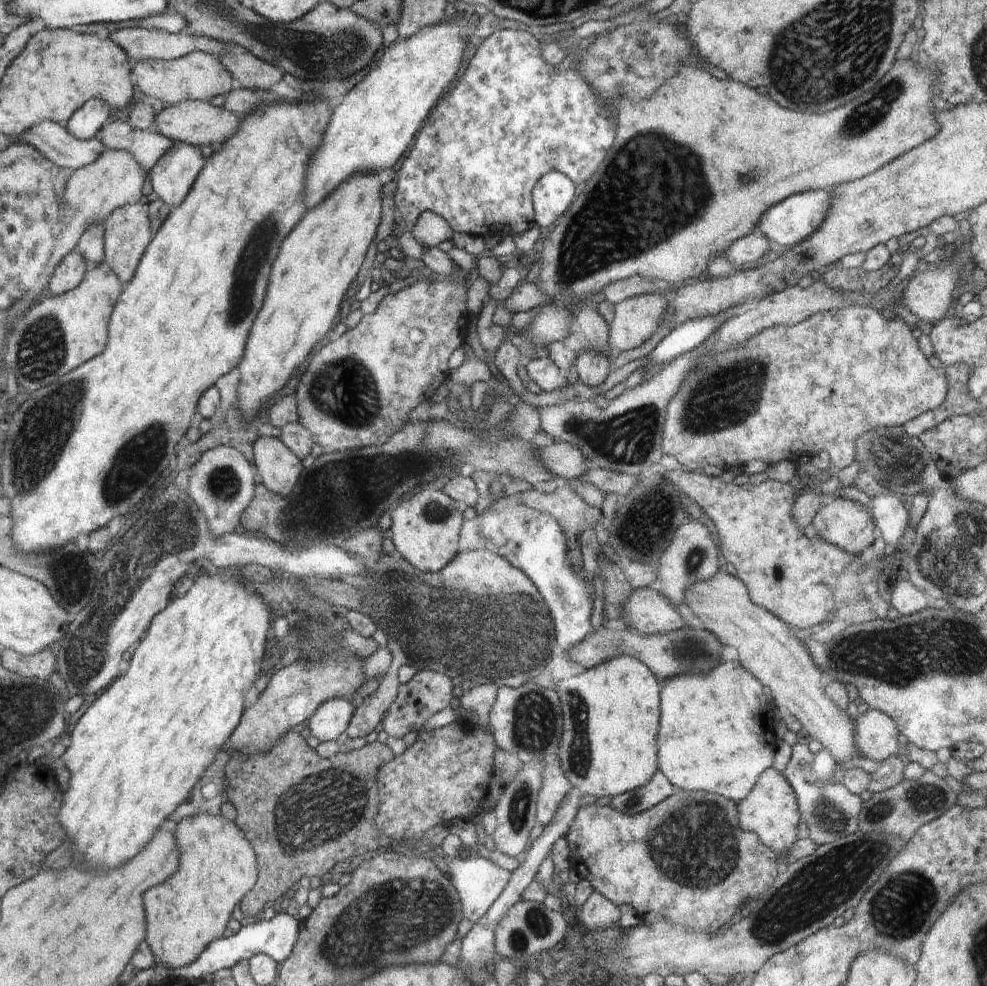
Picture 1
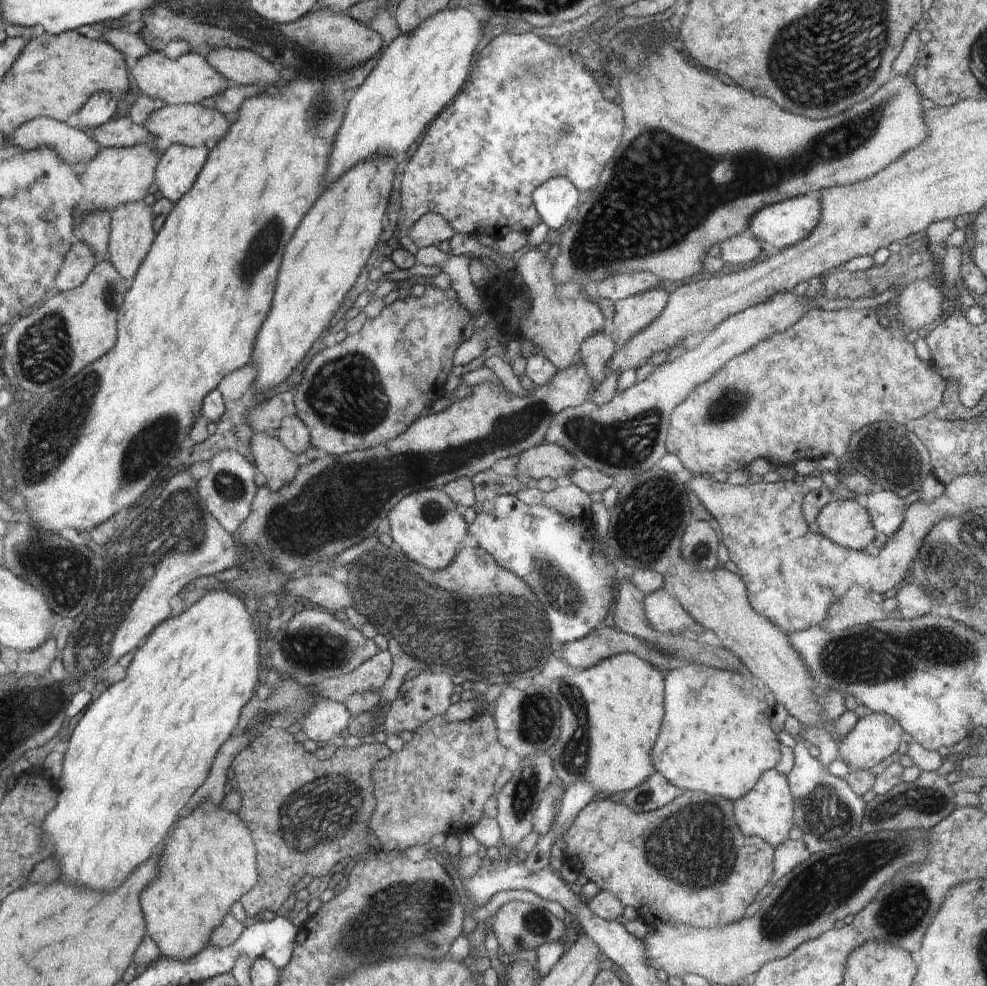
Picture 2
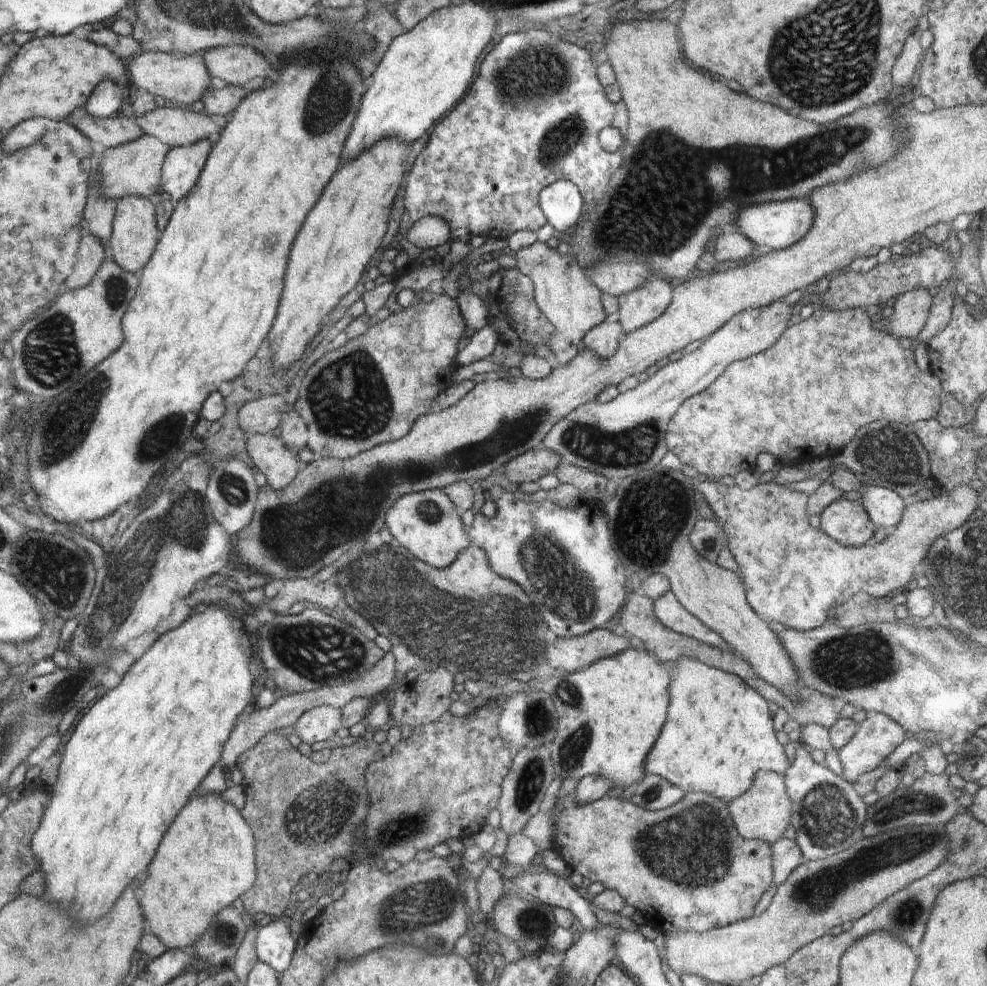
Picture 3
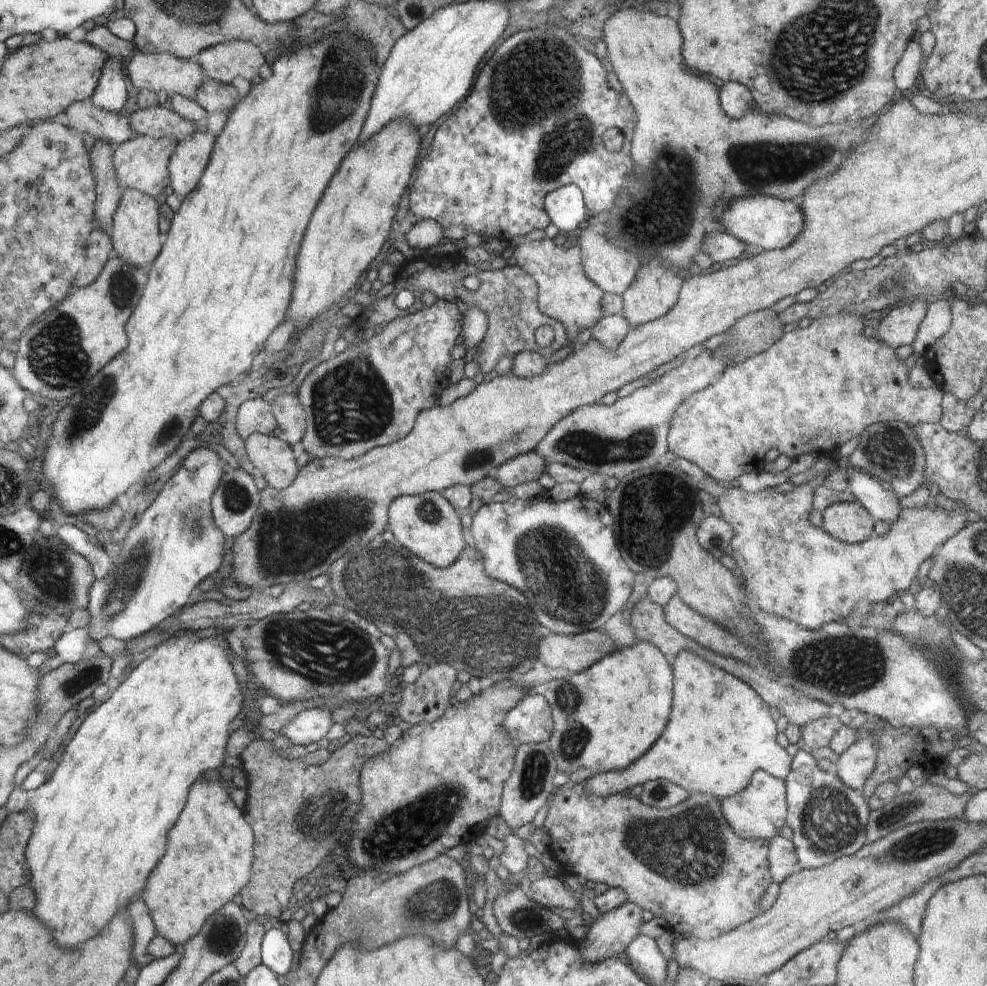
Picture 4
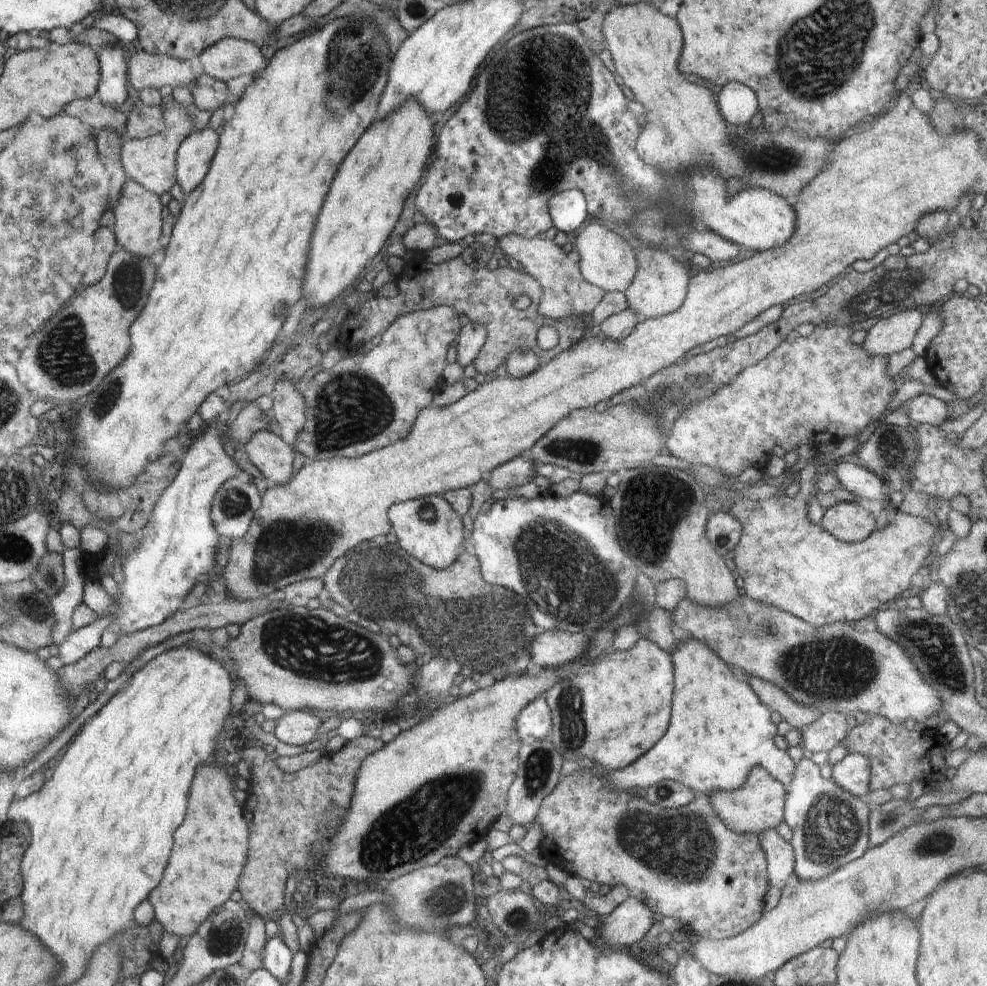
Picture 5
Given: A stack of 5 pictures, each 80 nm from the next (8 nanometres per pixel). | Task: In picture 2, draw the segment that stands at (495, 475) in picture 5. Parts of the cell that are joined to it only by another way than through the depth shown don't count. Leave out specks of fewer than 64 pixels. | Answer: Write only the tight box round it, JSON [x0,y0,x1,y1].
[515,442,576,482]

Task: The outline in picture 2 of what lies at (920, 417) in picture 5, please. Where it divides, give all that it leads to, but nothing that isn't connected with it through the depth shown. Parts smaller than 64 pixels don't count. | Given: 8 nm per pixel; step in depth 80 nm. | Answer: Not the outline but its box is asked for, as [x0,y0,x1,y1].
[665,308,946,476]

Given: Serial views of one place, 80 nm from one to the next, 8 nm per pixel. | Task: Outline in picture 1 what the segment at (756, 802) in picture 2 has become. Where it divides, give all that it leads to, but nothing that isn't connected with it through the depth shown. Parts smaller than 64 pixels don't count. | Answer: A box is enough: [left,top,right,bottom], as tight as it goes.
[737,767,801,860]

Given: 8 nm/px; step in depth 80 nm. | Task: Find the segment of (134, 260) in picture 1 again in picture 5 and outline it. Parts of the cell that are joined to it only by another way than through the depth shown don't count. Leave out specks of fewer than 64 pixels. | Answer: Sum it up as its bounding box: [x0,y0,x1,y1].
[112,179,162,257]

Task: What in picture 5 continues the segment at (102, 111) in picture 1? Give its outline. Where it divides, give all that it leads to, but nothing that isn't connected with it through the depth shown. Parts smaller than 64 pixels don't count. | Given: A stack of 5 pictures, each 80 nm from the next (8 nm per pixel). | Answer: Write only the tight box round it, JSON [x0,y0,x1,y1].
[95,43,126,106]

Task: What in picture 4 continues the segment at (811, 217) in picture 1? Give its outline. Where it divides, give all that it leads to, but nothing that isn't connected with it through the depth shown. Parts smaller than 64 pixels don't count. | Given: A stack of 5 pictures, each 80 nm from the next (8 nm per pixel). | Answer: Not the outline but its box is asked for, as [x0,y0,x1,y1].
[722,194,804,250]

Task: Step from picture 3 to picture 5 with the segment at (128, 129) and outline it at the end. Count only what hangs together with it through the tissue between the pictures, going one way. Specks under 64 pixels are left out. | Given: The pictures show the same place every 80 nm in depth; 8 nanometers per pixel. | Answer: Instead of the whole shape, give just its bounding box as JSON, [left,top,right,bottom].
[64,96,127,134]

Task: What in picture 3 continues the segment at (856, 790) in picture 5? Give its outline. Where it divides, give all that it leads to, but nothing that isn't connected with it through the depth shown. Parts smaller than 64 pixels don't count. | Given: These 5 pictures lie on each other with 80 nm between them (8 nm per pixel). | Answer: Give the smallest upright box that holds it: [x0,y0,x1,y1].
[837,714,908,783]

